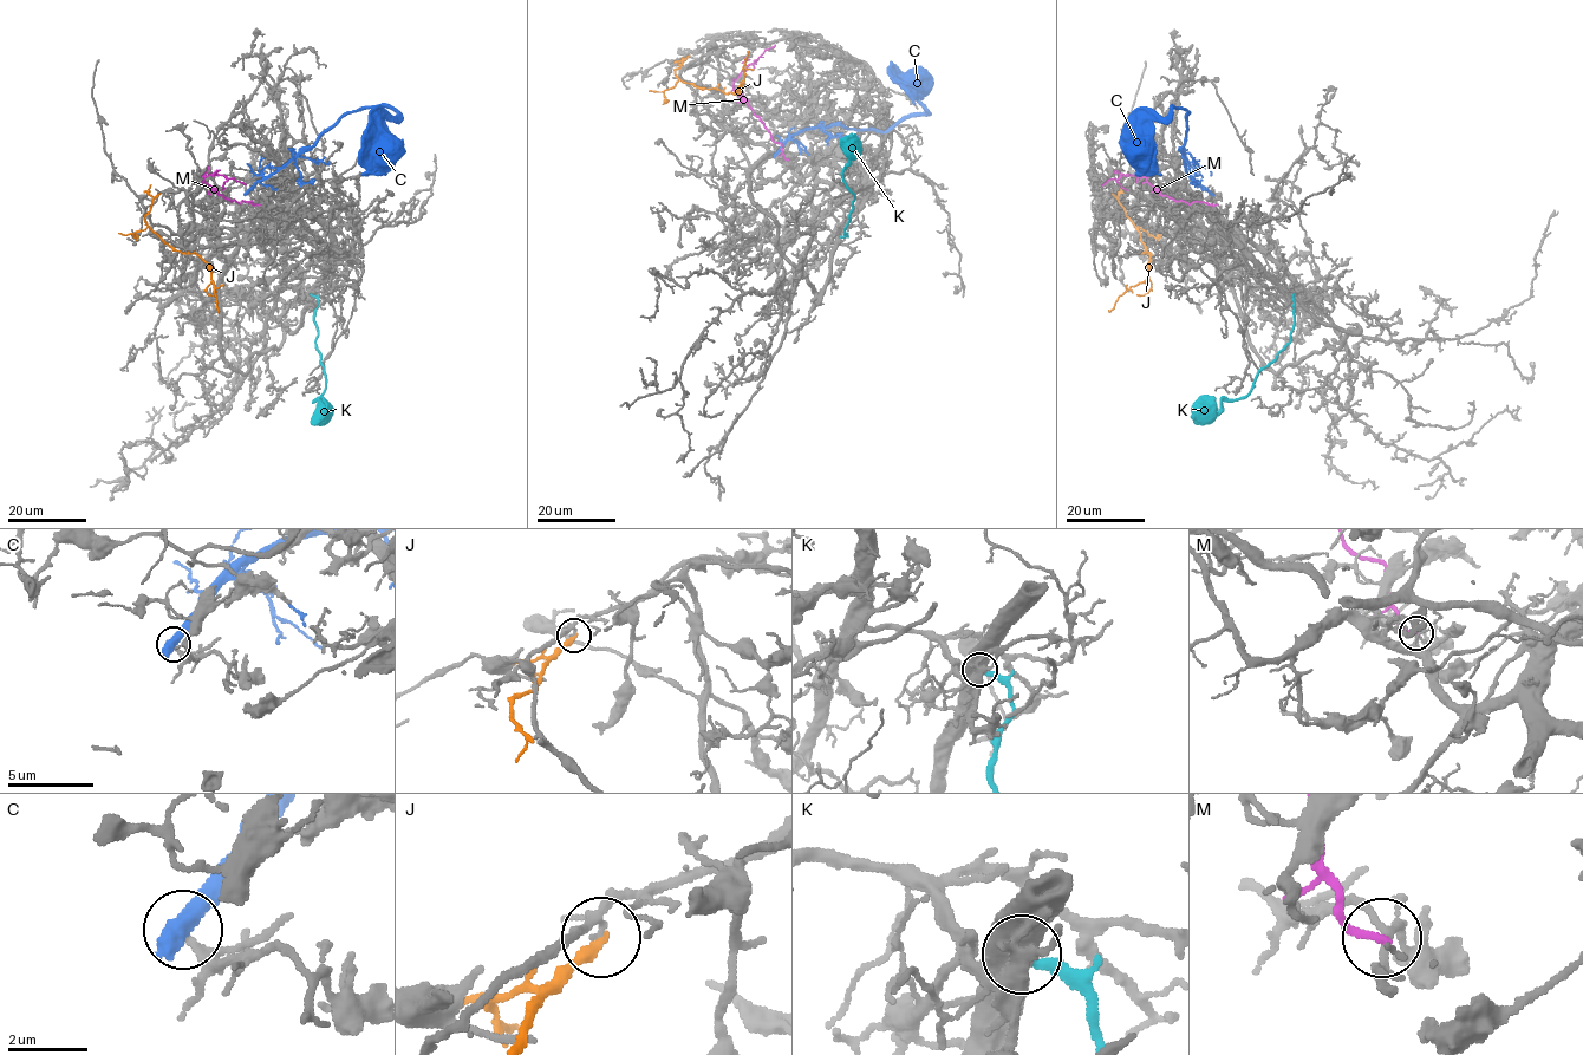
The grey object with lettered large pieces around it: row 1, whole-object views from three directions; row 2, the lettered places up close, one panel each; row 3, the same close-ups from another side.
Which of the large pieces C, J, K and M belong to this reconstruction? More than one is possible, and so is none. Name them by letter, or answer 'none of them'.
none of them

